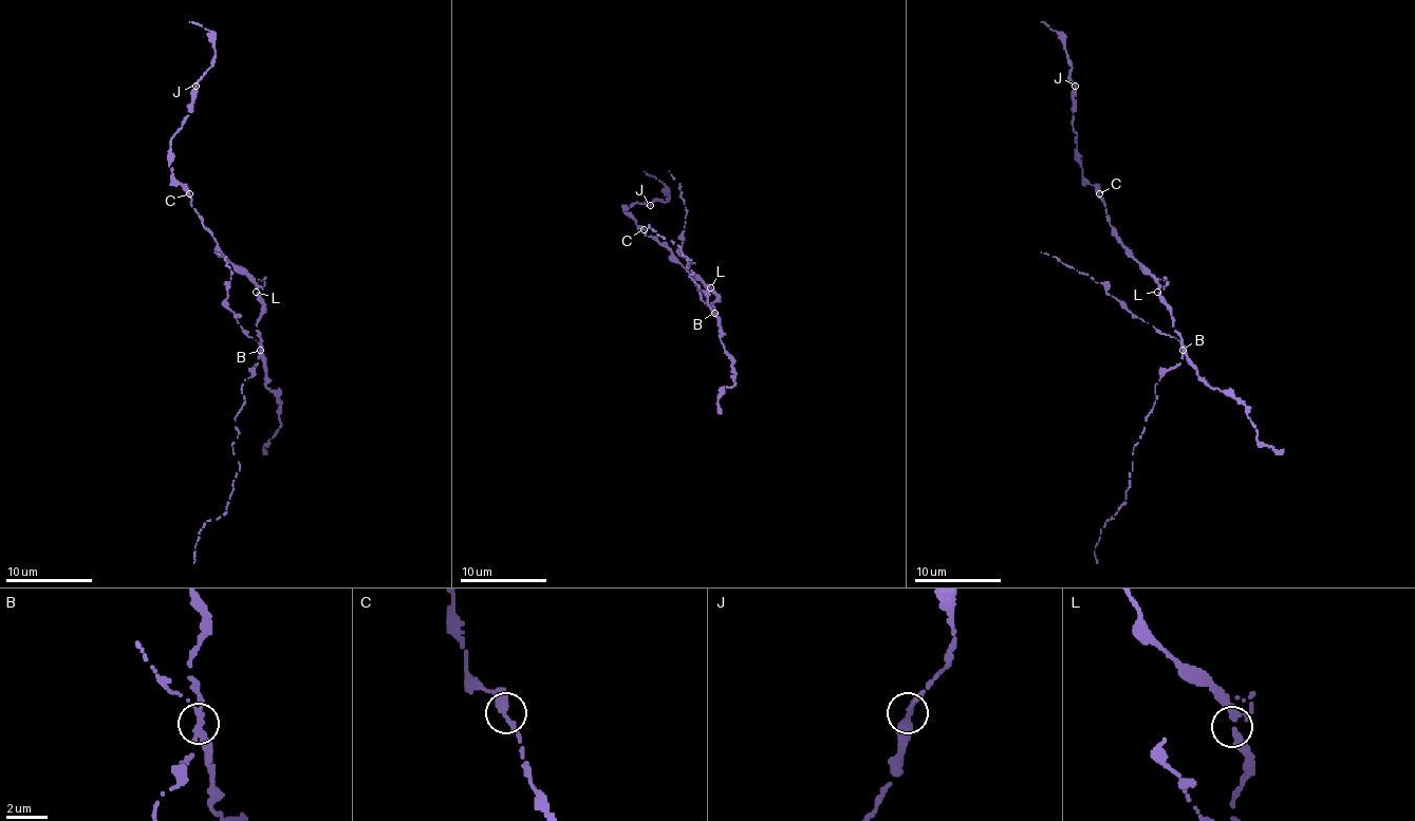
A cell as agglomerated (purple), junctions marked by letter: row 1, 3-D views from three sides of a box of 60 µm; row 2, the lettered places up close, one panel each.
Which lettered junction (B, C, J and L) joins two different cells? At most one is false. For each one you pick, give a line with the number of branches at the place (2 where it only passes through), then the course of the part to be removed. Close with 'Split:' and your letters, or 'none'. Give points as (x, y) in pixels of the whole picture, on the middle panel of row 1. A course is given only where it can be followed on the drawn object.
B: Branches: 3. Course of the part to remove: (714, 312), (708, 295), (689, 275), (693, 273), (687, 264), (693, 262), (683, 256), (681, 246), (648, 227)
Split: B

